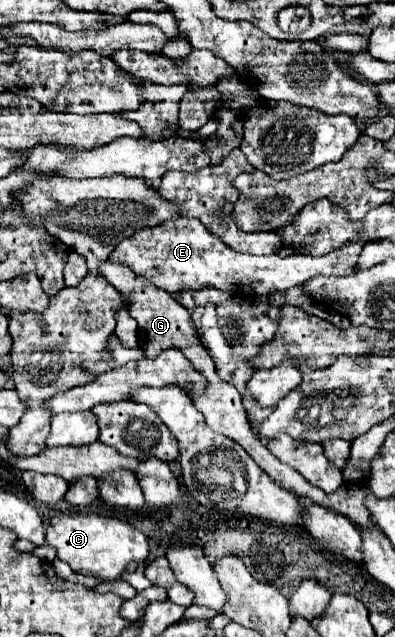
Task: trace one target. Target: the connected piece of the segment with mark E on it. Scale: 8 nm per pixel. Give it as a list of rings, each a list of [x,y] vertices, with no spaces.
[[[177,218],[167,220],[167,224],[161,224],[159,228],[143,228],[135,232],[131,238],[125,238],[111,254],[109,260],[117,264],[125,264],[135,272],[137,276],[153,282],[157,288],[163,288],[167,292],[179,292],[179,290],[203,290],[207,286],[223,290],[223,292],[241,292],[249,290],[251,294],[267,296],[275,290],[287,290],[297,284],[303,284],[303,280],[309,280],[311,276],[323,274],[323,276],[345,276],[355,272],[351,264],[355,264],[355,256],[359,254],[359,248],[363,248],[365,240],[357,240],[355,244],[349,244],[347,248],[339,248],[339,252],[329,252],[327,256],[253,256],[245,252],[235,252],[229,248],[219,236],[211,234],[197,218]]]

